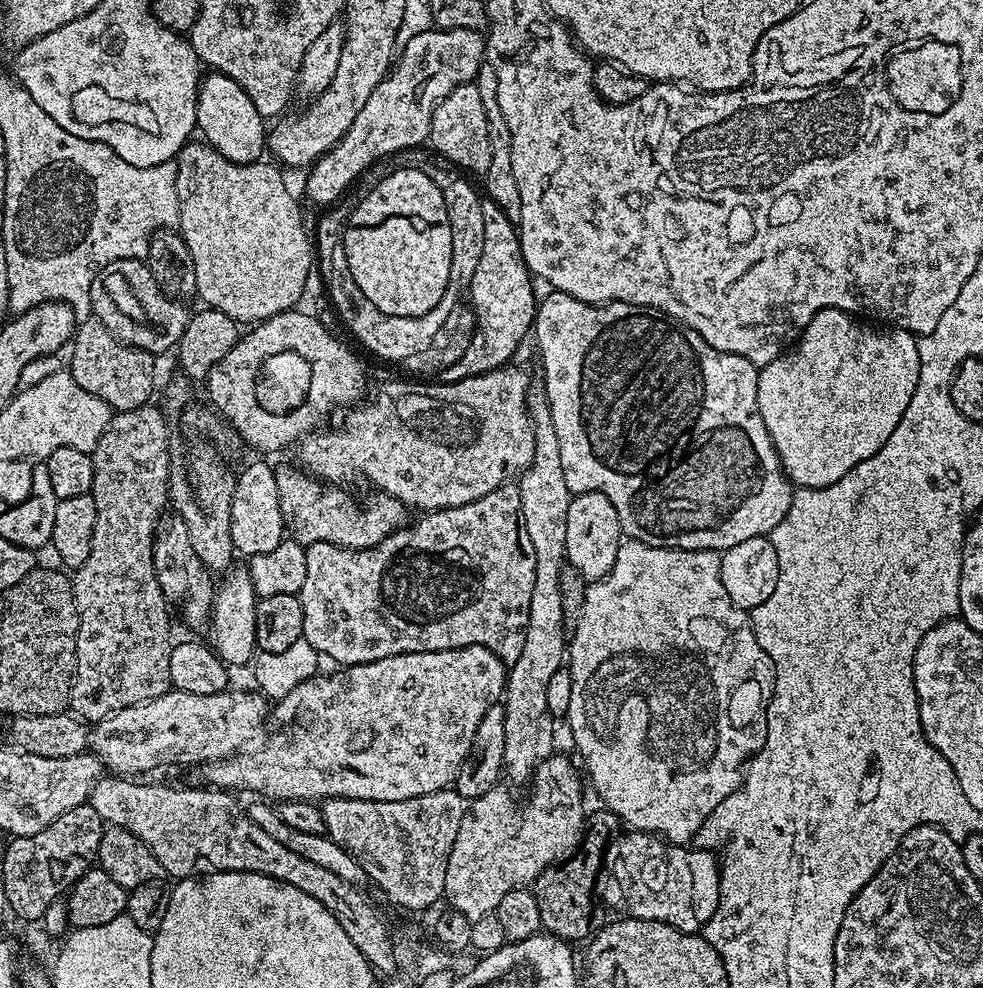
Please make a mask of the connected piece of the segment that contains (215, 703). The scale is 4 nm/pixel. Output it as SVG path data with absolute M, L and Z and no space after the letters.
M170 690L153 700L126 706L126 710L118 710L104 720L95 721L90 732L91 755L95 756L109 773L125 778L136 778L139 777L139 772L152 772L155 768L166 767L167 764L199 766L210 760L224 760L228 756L235 756L247 745L244 744L247 740L255 738L256 731L264 724L264 719L267 716L269 719L270 704L259 691L232 691L186 694Z

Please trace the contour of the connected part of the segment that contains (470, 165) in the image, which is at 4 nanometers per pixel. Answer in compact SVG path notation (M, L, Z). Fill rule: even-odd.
M475 82L452 88L450 94L442 98L432 115L427 143L441 161L457 169L465 168L476 174L490 170L490 126L486 122L486 106L482 106Z

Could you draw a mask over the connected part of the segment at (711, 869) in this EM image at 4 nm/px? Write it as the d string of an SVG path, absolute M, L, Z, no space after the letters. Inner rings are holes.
M624 830L608 841L604 862L596 878L595 895L616 914L634 920L653 920L674 926L683 932L699 933L704 923L714 914L720 897L720 865L711 851L695 846L669 844L650 832Z

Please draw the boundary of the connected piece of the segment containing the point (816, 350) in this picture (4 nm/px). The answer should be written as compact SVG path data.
M827 308L804 327L795 347L759 369L758 410L774 442L784 475L796 488L830 486L850 474L858 462L866 462L866 458L886 446L886 438L902 422L902 414L906 414L906 406L914 398L914 386L918 386L920 363L916 341L917 337L901 328L881 330L861 322L855 315Z

